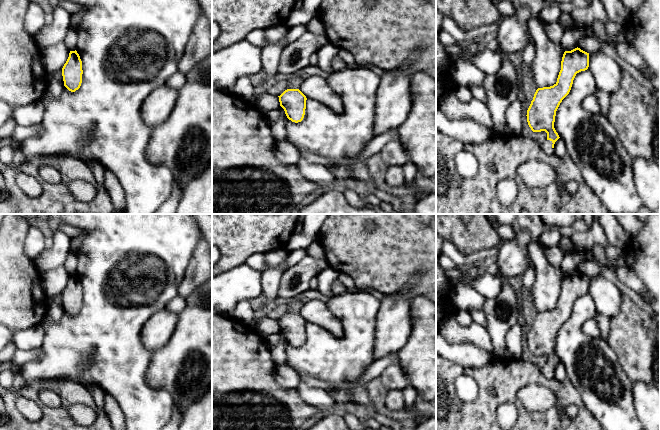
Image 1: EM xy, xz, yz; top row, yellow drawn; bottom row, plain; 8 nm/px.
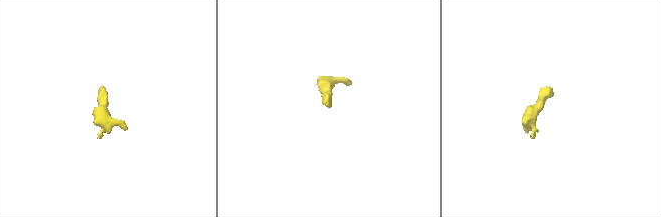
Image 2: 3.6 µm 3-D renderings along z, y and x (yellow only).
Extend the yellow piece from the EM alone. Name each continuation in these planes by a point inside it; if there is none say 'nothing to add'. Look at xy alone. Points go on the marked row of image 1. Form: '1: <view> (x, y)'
nothing to add

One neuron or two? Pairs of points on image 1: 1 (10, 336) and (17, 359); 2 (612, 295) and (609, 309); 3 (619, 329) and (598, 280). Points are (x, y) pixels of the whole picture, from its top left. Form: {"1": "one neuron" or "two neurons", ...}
{"1": "two neurons", "2": "one neuron", "3": "two neurons"}

